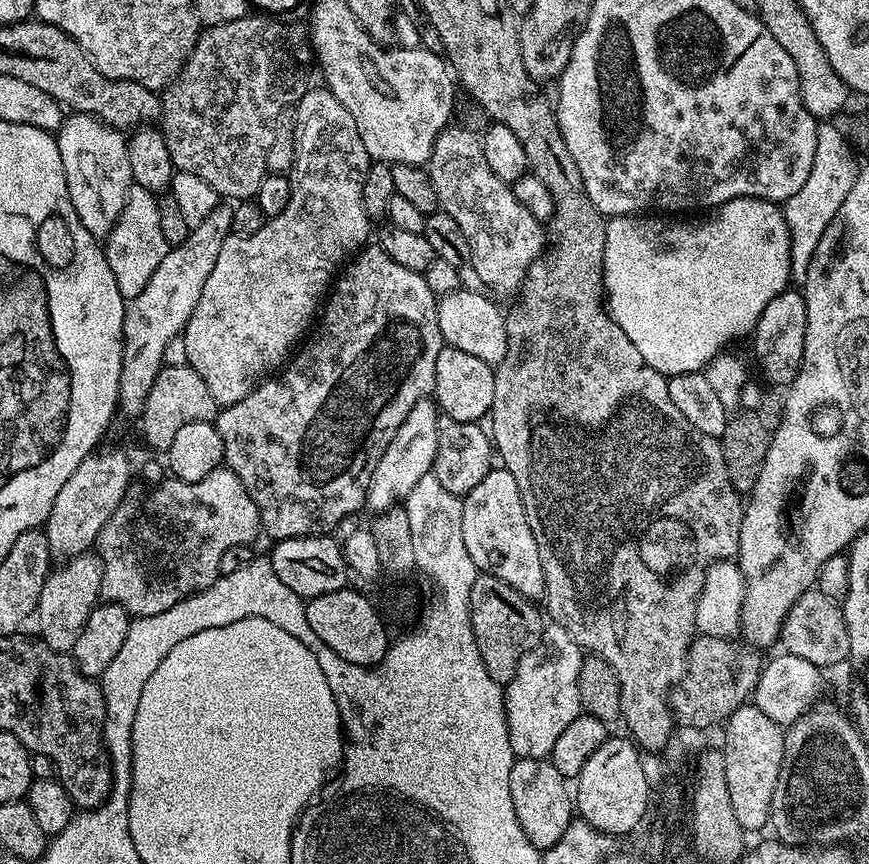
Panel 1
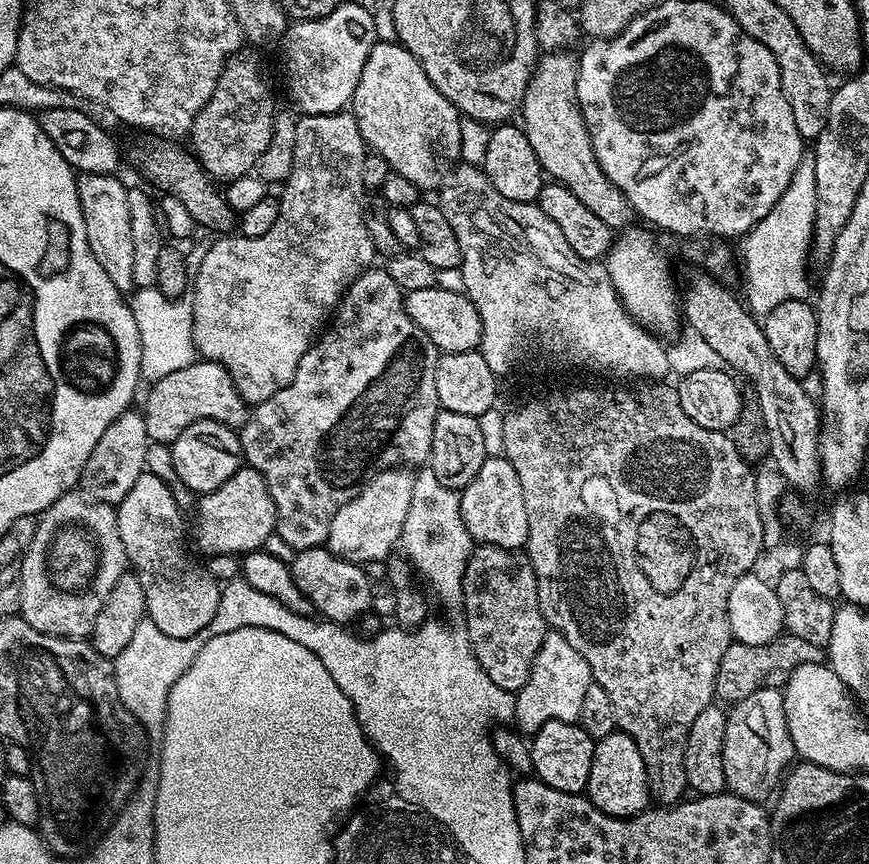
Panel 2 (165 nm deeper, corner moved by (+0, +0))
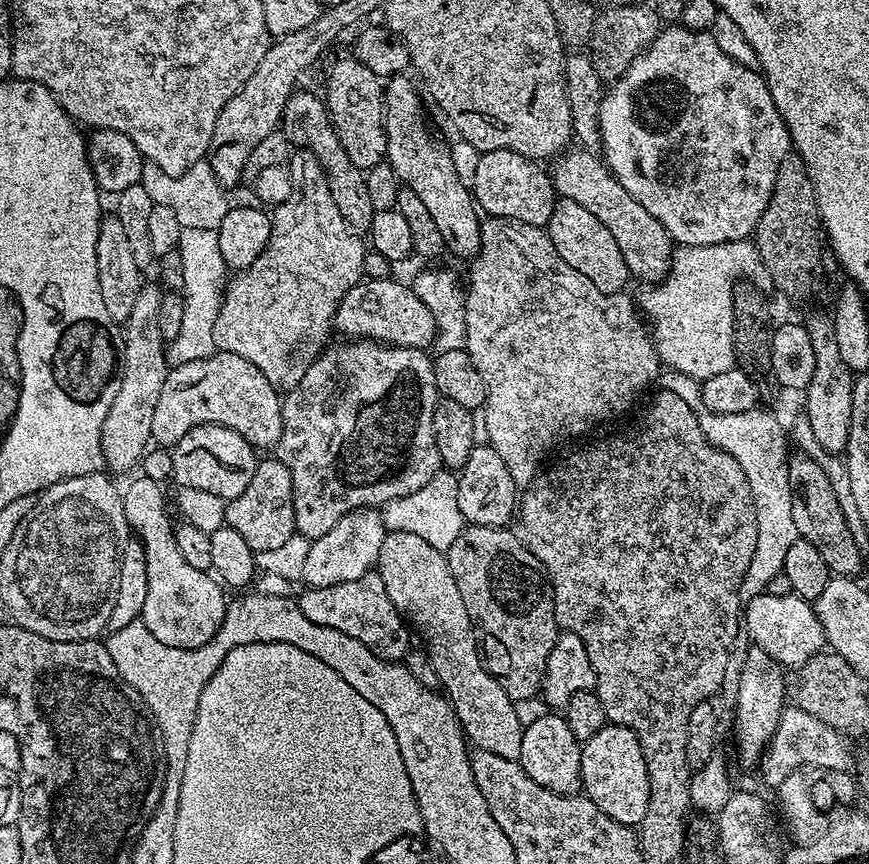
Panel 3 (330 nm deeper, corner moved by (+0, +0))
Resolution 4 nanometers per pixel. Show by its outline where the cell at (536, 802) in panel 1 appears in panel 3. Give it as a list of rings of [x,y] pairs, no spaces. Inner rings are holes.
[[[388,532],[382,550],[378,550],[375,571],[386,585],[390,602],[394,602],[400,615],[415,631],[417,628],[424,635],[428,660],[438,674],[440,688],[448,697],[465,737],[476,748],[490,750],[490,754],[519,760],[525,724],[519,721],[510,694],[506,694],[484,669],[476,629],[472,627],[466,602],[462,602],[458,582],[454,582],[454,574],[450,574],[447,555],[430,546],[426,538],[418,538],[418,534]]]

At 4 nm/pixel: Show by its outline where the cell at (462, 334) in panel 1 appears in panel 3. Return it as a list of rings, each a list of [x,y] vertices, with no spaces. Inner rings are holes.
[[[396,278],[384,280],[361,279],[359,284],[355,284],[352,289],[340,299],[340,305],[336,311],[334,321],[335,331],[341,332],[341,337],[356,338],[365,340],[379,340],[381,344],[397,344],[407,348],[427,349],[437,339],[437,329],[434,314],[427,309],[425,302],[418,298],[413,289],[406,283],[399,284]]]

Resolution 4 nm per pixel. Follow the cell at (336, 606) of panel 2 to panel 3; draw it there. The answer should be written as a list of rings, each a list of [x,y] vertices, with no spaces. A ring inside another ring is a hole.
[[[375,570],[362,574],[362,578],[354,578],[354,582],[338,582],[338,586],[305,587],[299,593],[298,603],[302,614],[306,614],[310,622],[318,622],[318,626],[330,626],[330,630],[342,630],[342,634],[358,638],[358,642],[362,642],[362,646],[366,646],[378,658],[400,662],[409,650],[409,625],[394,602],[390,602],[386,585]]]

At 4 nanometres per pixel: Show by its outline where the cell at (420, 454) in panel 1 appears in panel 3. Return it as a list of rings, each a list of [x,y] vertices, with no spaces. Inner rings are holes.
[[[359,508],[334,522],[331,530],[326,530],[322,538],[311,541],[309,554],[300,565],[301,576],[307,587],[338,586],[338,582],[354,582],[362,574],[373,571],[378,562],[378,550],[386,535],[384,517],[376,508]]]

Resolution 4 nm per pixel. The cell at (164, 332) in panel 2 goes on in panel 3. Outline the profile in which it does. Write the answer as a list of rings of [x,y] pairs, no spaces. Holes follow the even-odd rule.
[[[180,229],[180,253],[182,254],[182,295],[186,314],[182,318],[182,326],[178,330],[178,338],[174,338],[166,348],[169,365],[182,362],[194,362],[197,358],[206,358],[217,351],[214,342],[214,322],[218,322],[218,310],[226,287],[226,269],[222,252],[218,250],[218,234],[214,229]]]

